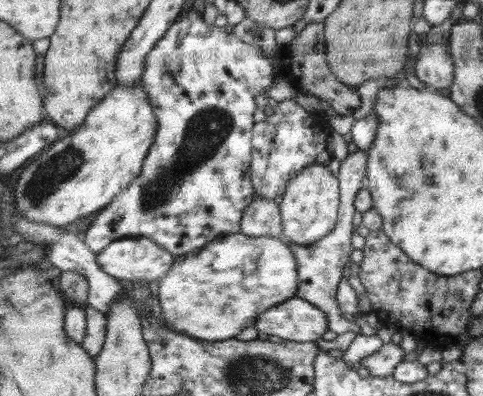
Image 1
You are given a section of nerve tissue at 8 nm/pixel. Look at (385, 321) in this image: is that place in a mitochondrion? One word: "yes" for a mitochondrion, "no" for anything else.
no

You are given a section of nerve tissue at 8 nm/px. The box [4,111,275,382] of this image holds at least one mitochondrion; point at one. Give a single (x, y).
(55, 171)

